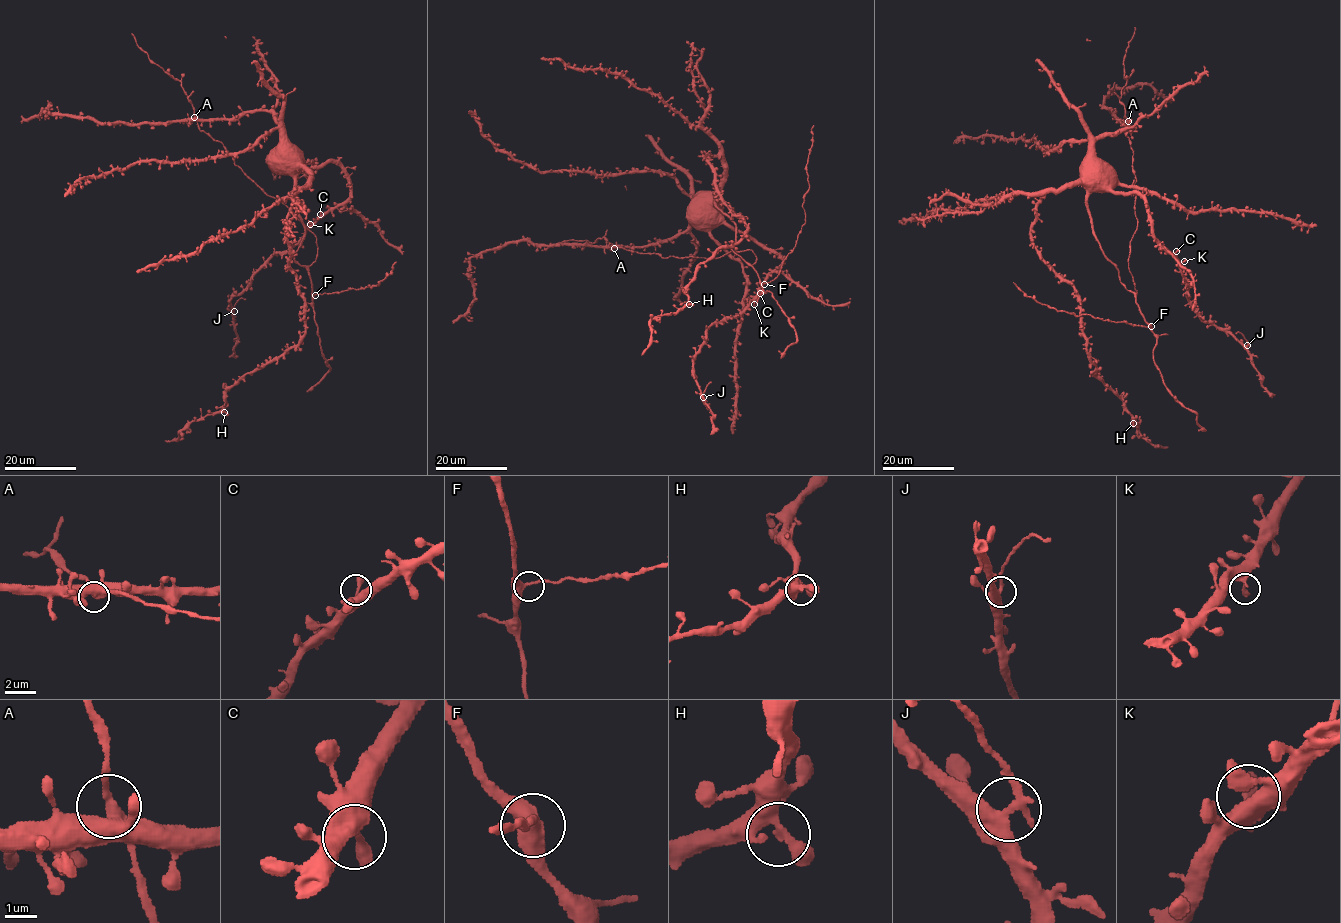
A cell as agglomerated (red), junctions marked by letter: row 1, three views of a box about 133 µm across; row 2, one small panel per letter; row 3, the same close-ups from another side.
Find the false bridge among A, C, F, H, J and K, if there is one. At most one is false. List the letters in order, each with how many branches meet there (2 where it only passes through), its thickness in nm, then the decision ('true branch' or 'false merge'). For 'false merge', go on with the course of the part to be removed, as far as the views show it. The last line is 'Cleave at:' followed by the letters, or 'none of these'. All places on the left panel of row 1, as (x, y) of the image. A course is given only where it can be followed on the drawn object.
A: 2 | 400 nm | true branch
C: 2 | 320 nm | true branch
F: 2 | 320 nm | true branch
H: 2 | 280 nm | true branch
J: 2 | 400 nm | false merge | (234, 311), (235, 303), (245, 298)
K: 2 | 280 nm | true branch
Cleave at: J

